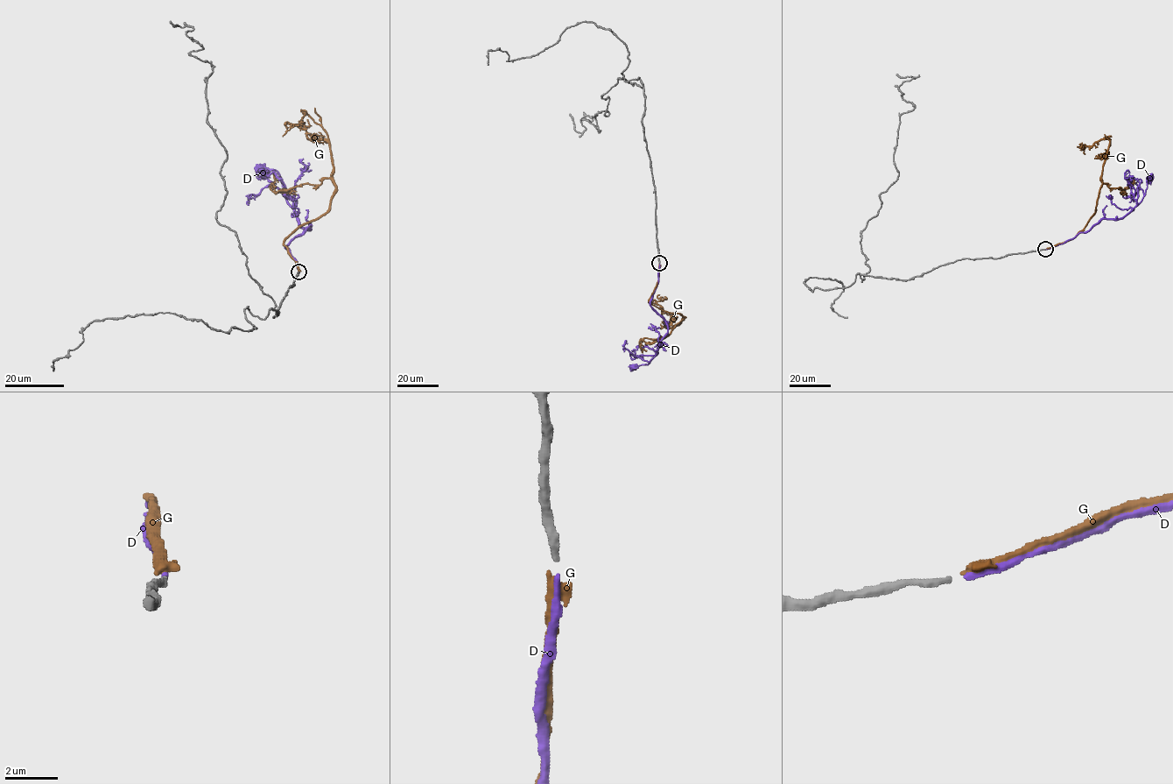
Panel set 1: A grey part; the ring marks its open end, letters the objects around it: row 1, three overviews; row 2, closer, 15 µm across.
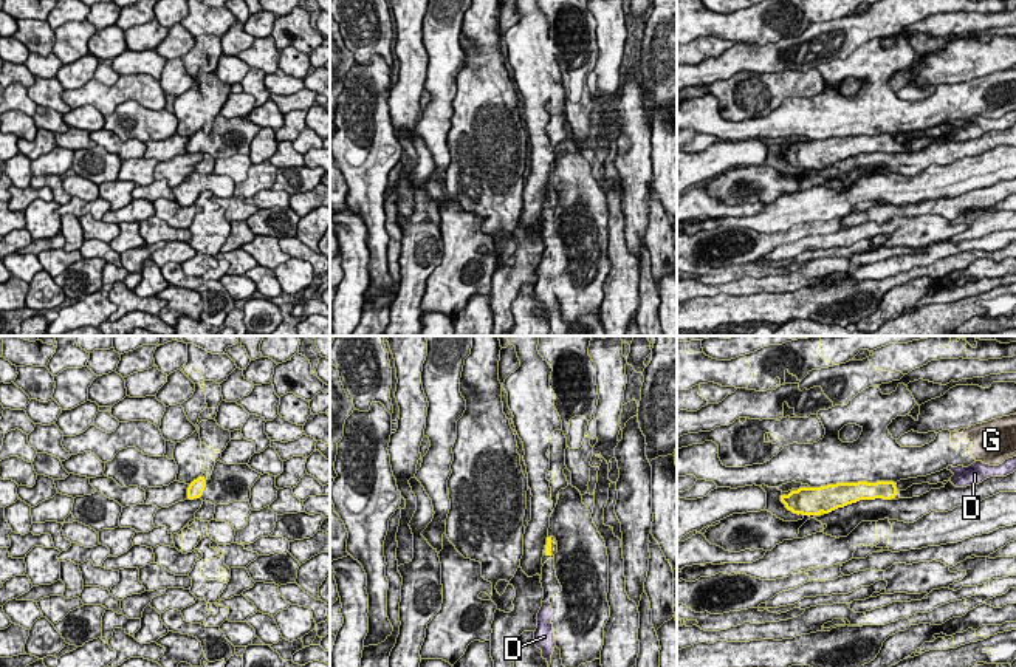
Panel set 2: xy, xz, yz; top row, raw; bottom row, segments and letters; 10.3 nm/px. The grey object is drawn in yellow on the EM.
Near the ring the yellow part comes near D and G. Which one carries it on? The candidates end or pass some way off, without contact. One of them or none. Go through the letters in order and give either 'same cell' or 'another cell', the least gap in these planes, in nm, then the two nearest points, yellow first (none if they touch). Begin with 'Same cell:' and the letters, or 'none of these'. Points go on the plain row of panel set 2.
Same cell: D
D: same cell; 480 nm apart; from yellow across xz (547, 208), (547, 254)
G: another cell; 700 nm apart; from yellow across yz (895, 136), (954, 101)

